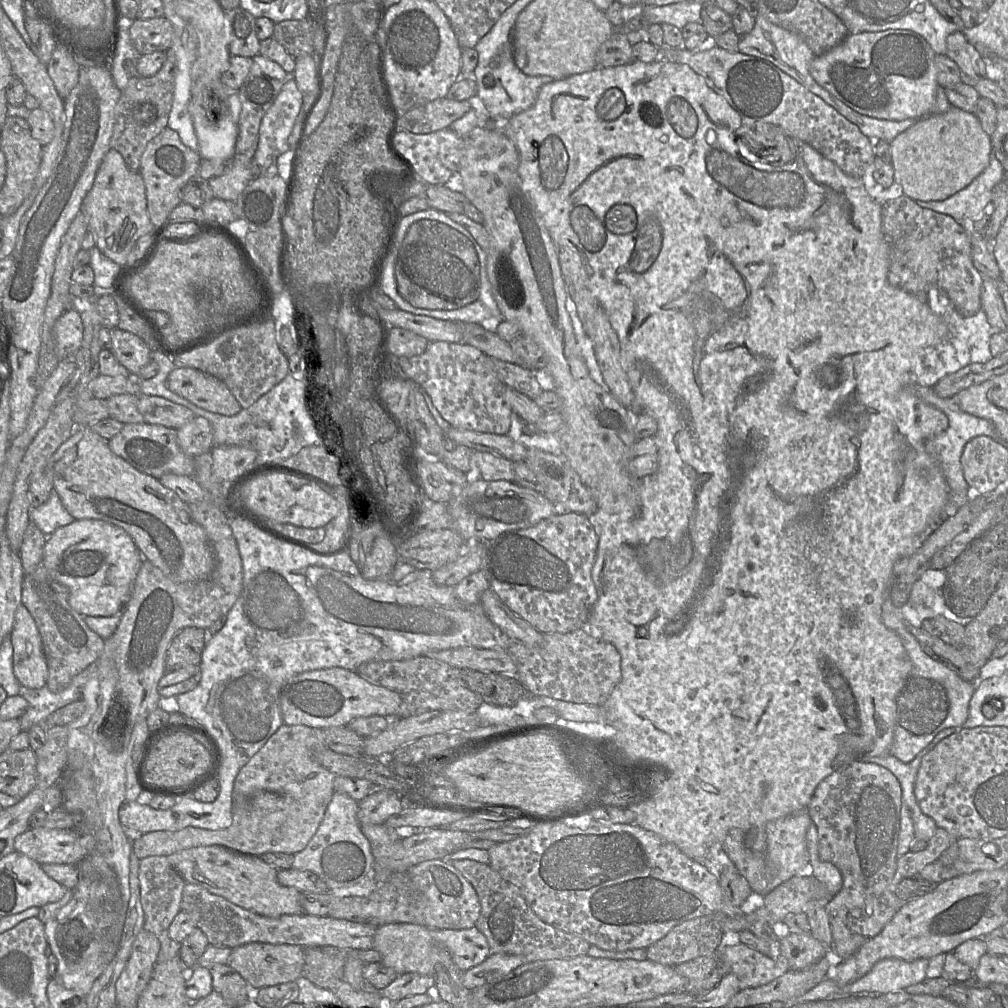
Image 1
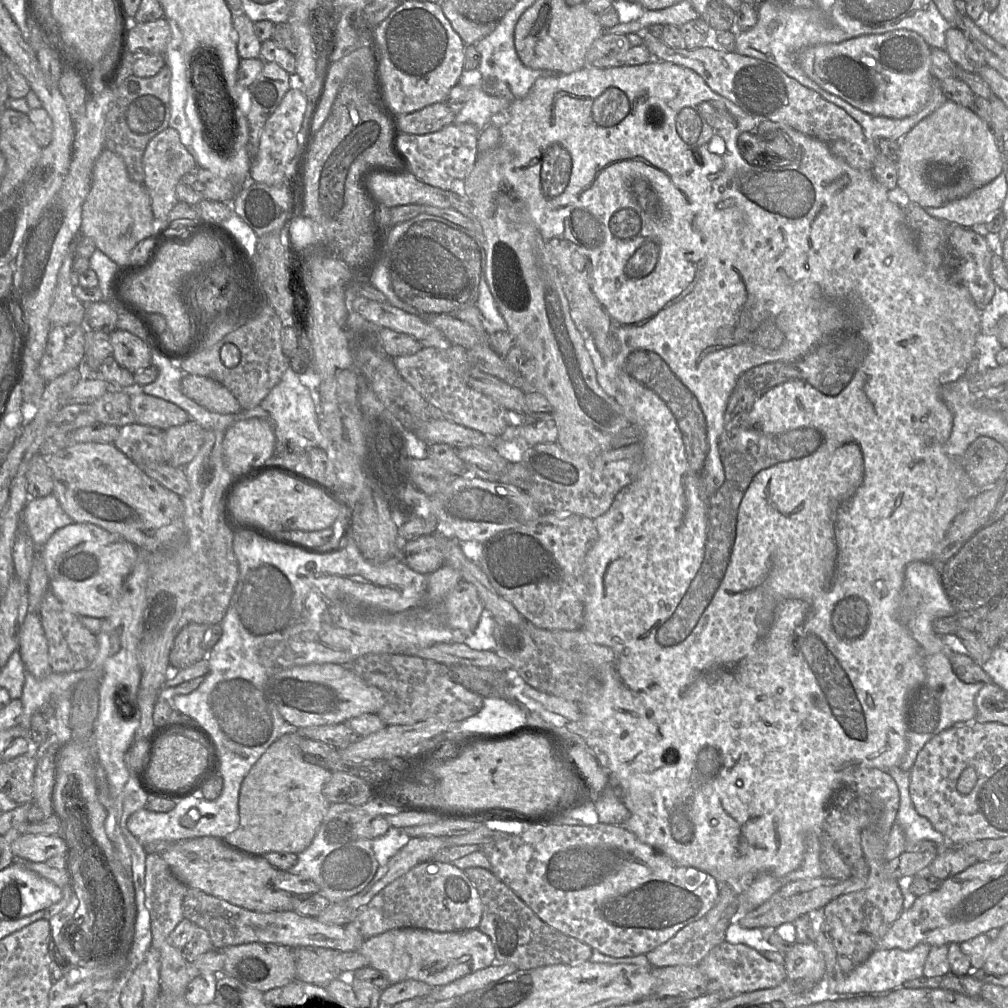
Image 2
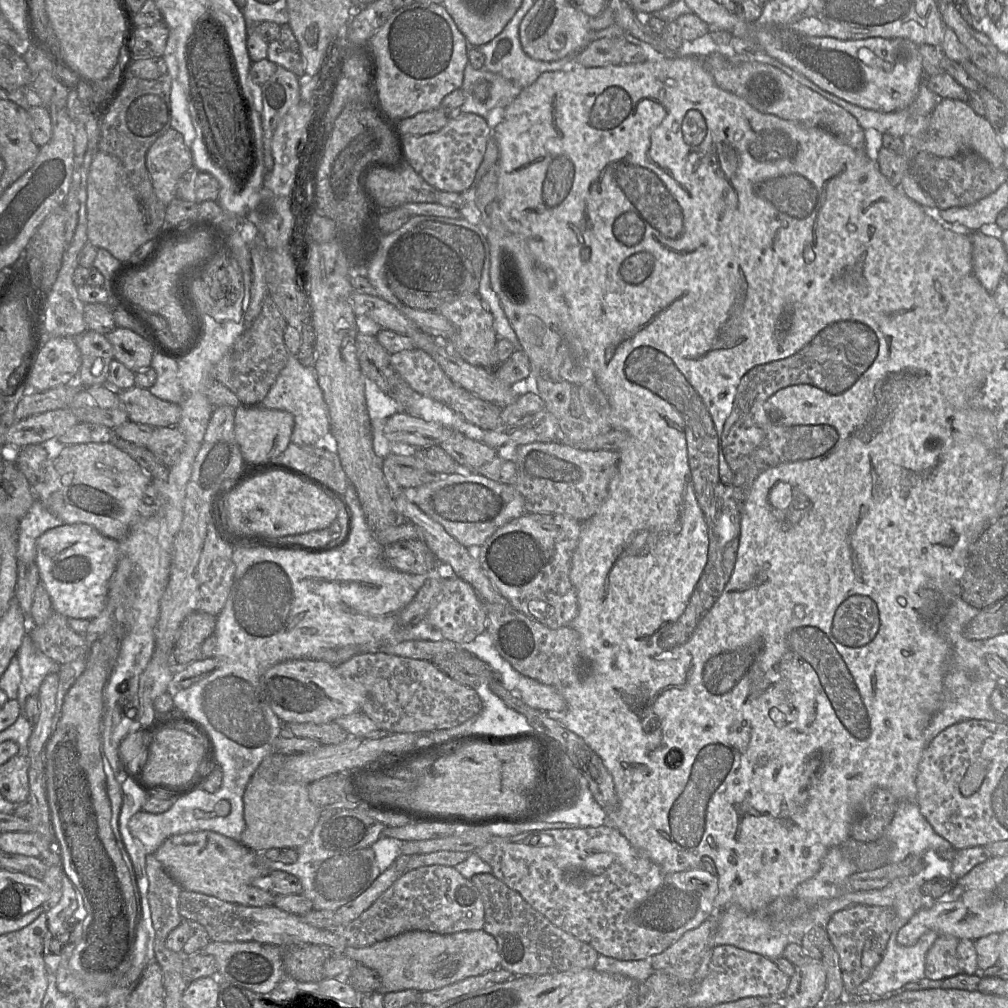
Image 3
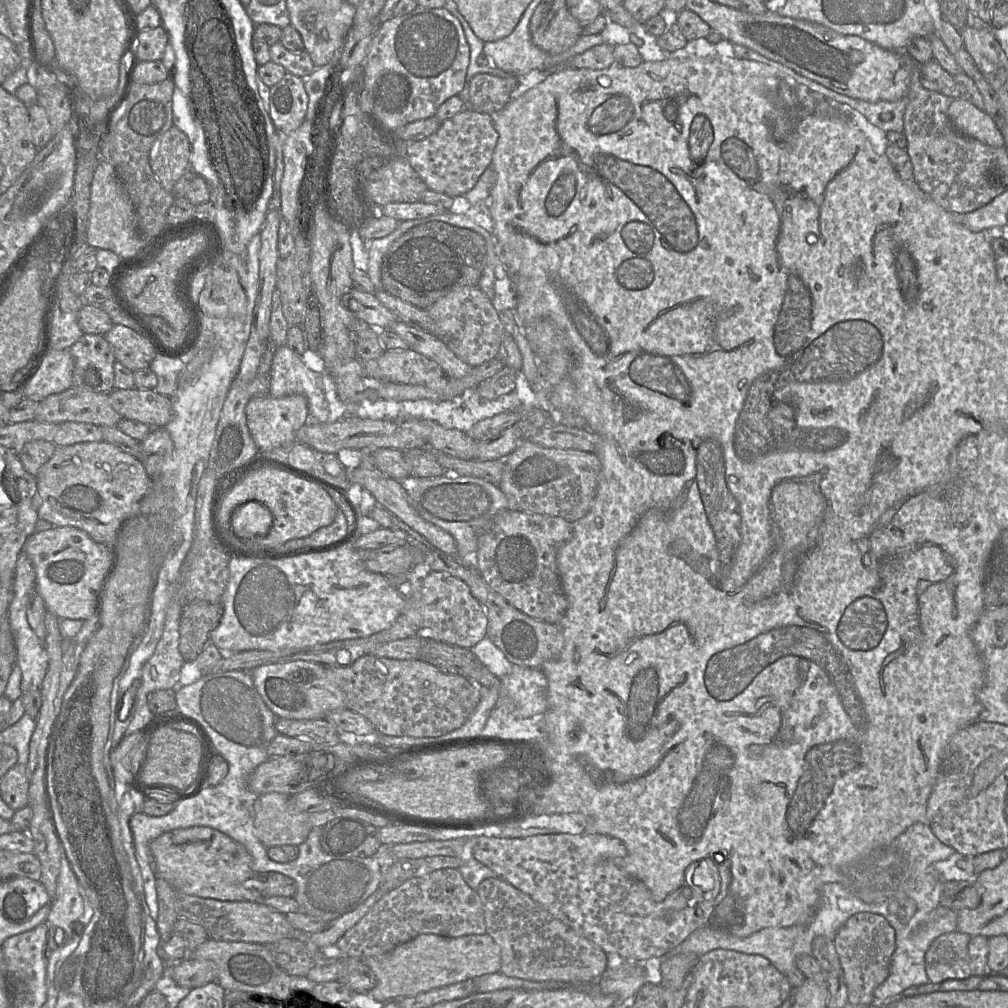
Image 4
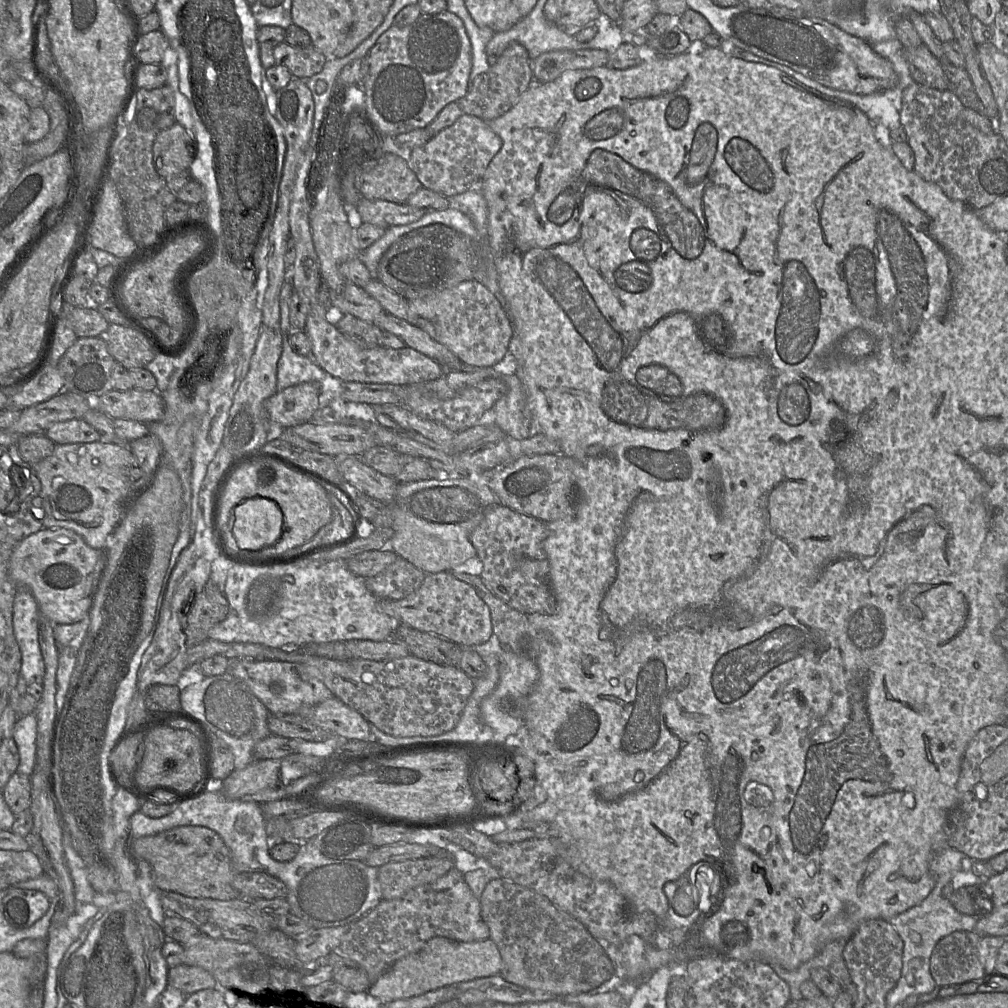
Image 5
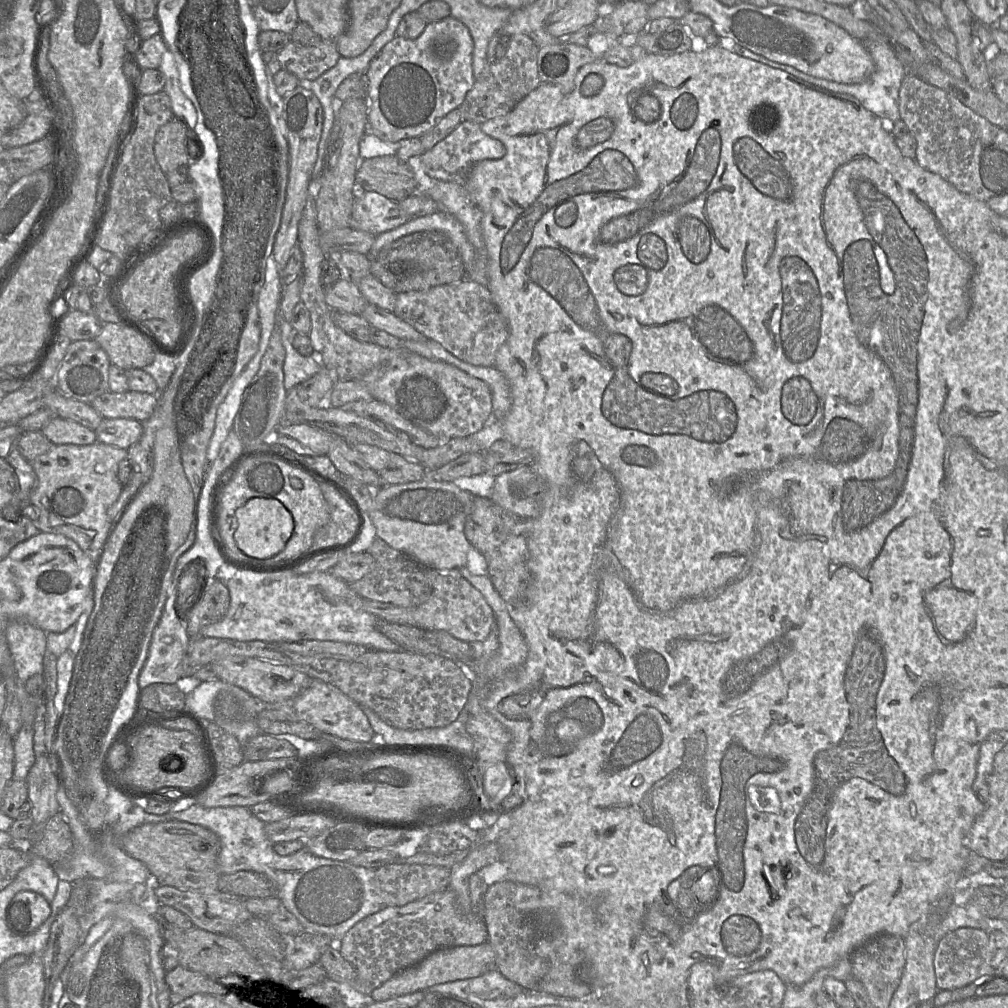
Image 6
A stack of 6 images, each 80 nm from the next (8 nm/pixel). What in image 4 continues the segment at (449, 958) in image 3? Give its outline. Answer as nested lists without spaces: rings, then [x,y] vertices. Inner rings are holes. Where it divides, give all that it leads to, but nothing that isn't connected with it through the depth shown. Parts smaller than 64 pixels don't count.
[[[487,933],[458,938],[420,934],[386,954],[362,957],[360,960],[376,975],[377,983],[370,995],[381,1003],[415,996],[483,975],[500,973],[501,967],[500,948]]]

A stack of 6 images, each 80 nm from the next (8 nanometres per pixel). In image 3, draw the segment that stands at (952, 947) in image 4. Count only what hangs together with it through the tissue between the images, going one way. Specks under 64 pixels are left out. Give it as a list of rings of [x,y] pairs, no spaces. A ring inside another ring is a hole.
[[[950,935],[940,936],[926,954],[925,977],[943,980],[962,974],[957,946],[959,939]]]

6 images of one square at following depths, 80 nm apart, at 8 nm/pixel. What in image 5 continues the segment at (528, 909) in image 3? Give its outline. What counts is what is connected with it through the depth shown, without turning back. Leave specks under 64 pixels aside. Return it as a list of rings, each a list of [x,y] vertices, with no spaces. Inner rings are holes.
[[[504,878],[491,880],[480,897],[482,918],[501,957],[500,975],[513,984],[558,996],[586,993],[614,975],[605,946],[548,898]]]

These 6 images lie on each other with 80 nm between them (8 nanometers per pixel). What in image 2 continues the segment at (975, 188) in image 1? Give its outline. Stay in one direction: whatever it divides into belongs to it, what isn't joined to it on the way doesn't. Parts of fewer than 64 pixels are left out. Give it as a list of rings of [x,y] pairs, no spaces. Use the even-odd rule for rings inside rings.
[[[1003,169],[998,177],[970,194],[941,207],[927,207],[928,214],[971,228],[986,223],[996,212],[1001,212],[1006,194],[1007,182]]]

